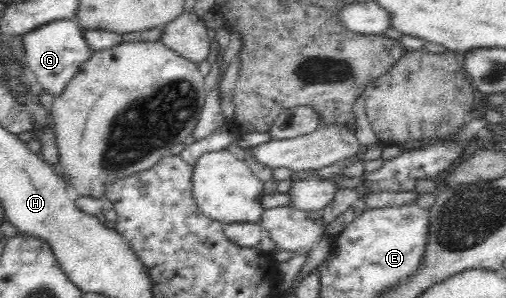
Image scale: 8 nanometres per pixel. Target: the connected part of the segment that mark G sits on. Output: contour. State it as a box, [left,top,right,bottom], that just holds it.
[22,19,93,96]

